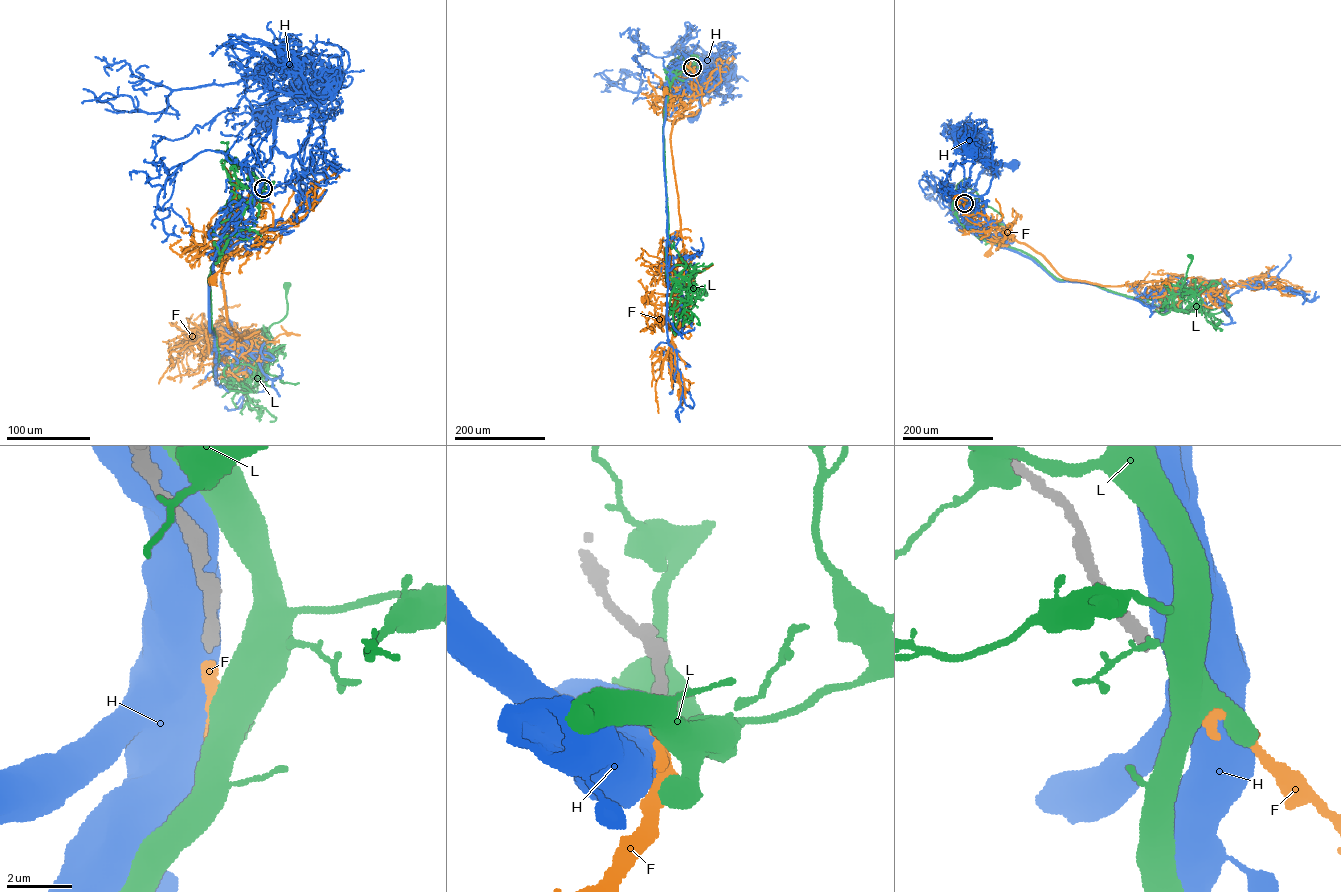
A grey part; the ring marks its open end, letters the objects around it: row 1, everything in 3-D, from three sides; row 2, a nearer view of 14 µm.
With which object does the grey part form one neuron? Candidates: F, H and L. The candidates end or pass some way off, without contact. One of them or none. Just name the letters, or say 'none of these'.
F

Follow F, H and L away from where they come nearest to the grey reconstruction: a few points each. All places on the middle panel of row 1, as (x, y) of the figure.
F: (692, 68), (688, 74), (681, 71), (676, 93), (667, 102), (670, 95), (665, 91)
H: (692, 68), (687, 74), (698, 79), (700, 106), (694, 115)
L: (693, 68), (683, 69), (673, 78), (664, 109), (666, 281), (683, 287), (694, 285), (705, 289), (705, 294)

